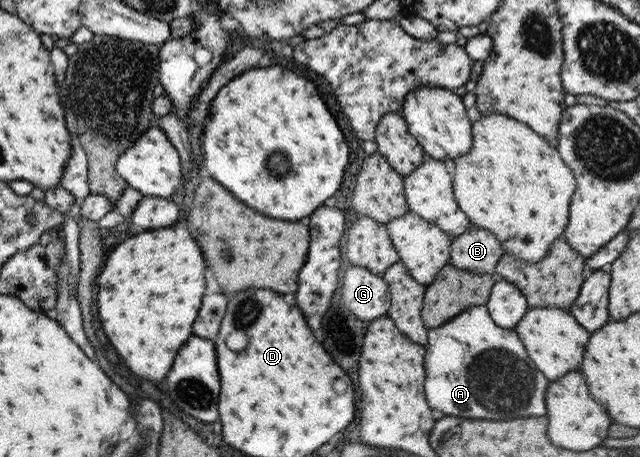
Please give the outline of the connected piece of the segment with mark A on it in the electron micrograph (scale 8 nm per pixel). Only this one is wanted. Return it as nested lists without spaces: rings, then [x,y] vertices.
[[[486,305],[472,306],[457,314],[456,317],[452,317],[446,324],[427,329],[423,369],[426,373],[424,375],[424,397],[426,397],[428,407],[438,409],[444,415],[458,415],[458,417],[470,417],[470,419],[516,419],[516,417],[528,417],[528,415],[544,415],[546,413],[546,407],[544,407],[544,391],[546,391],[549,380],[538,371],[538,368],[528,357],[517,333],[512,329],[503,329],[496,326],[488,315]]]

